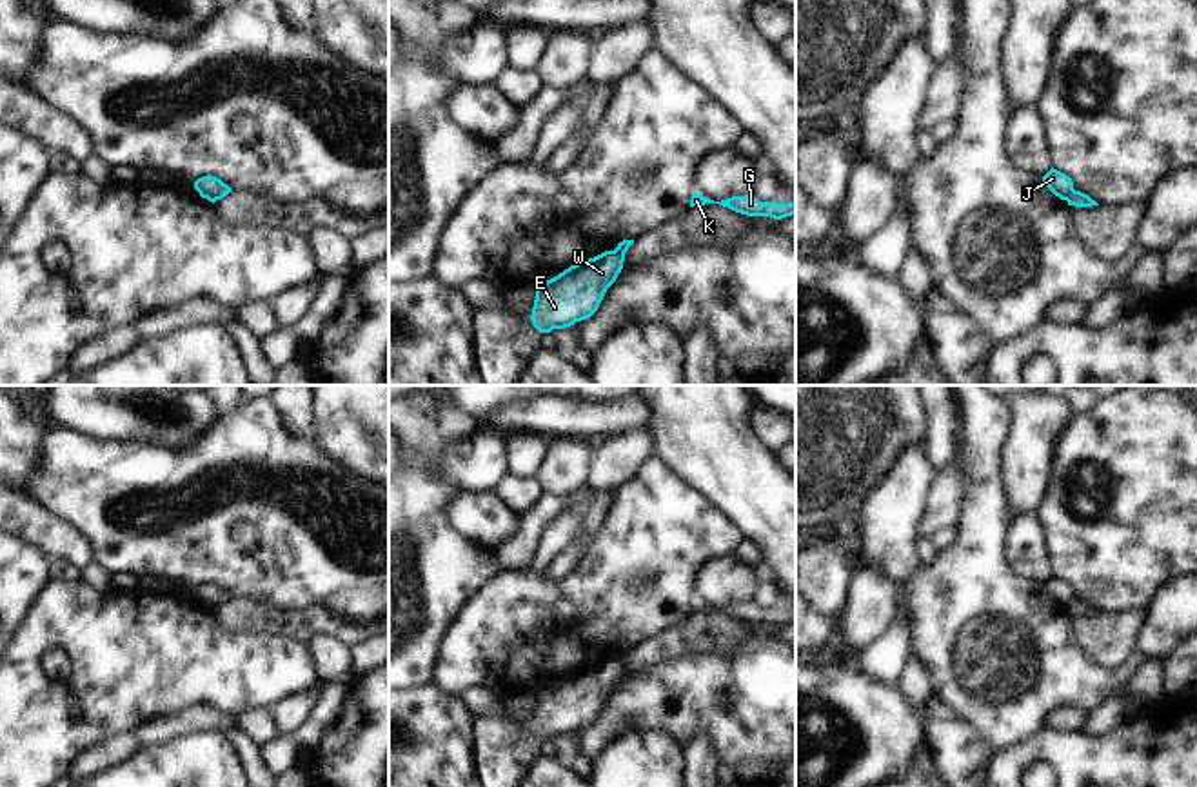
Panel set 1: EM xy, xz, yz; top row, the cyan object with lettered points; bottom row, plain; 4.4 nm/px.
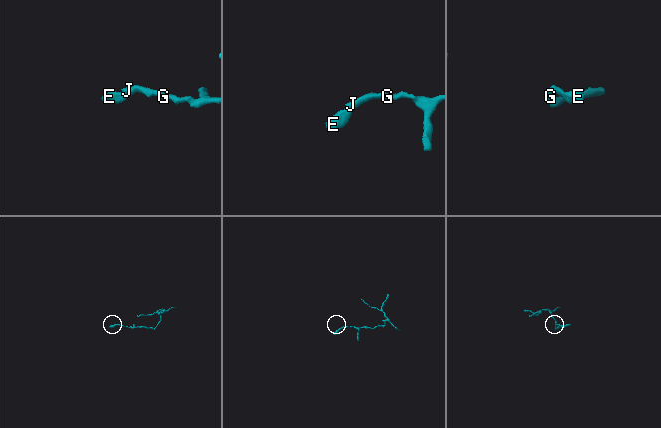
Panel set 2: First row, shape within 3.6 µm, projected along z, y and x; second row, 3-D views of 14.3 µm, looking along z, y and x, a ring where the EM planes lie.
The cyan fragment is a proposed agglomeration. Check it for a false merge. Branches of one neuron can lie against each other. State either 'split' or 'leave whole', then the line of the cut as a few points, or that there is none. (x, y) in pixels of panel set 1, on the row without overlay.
split; cut in yz along (1074, 597), (1067, 607)

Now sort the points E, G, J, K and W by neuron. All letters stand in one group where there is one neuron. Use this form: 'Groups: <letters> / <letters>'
Groups: E W / G J K

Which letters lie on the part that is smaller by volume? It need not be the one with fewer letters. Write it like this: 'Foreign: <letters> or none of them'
Foreign: E, W

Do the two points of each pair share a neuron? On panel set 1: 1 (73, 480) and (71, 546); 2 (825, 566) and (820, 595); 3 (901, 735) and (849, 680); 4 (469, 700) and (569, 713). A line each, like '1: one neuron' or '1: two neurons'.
1: two neurons
2: one neuron
3: one neuron
4: two neurons

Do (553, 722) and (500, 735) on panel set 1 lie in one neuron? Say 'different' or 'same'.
same

